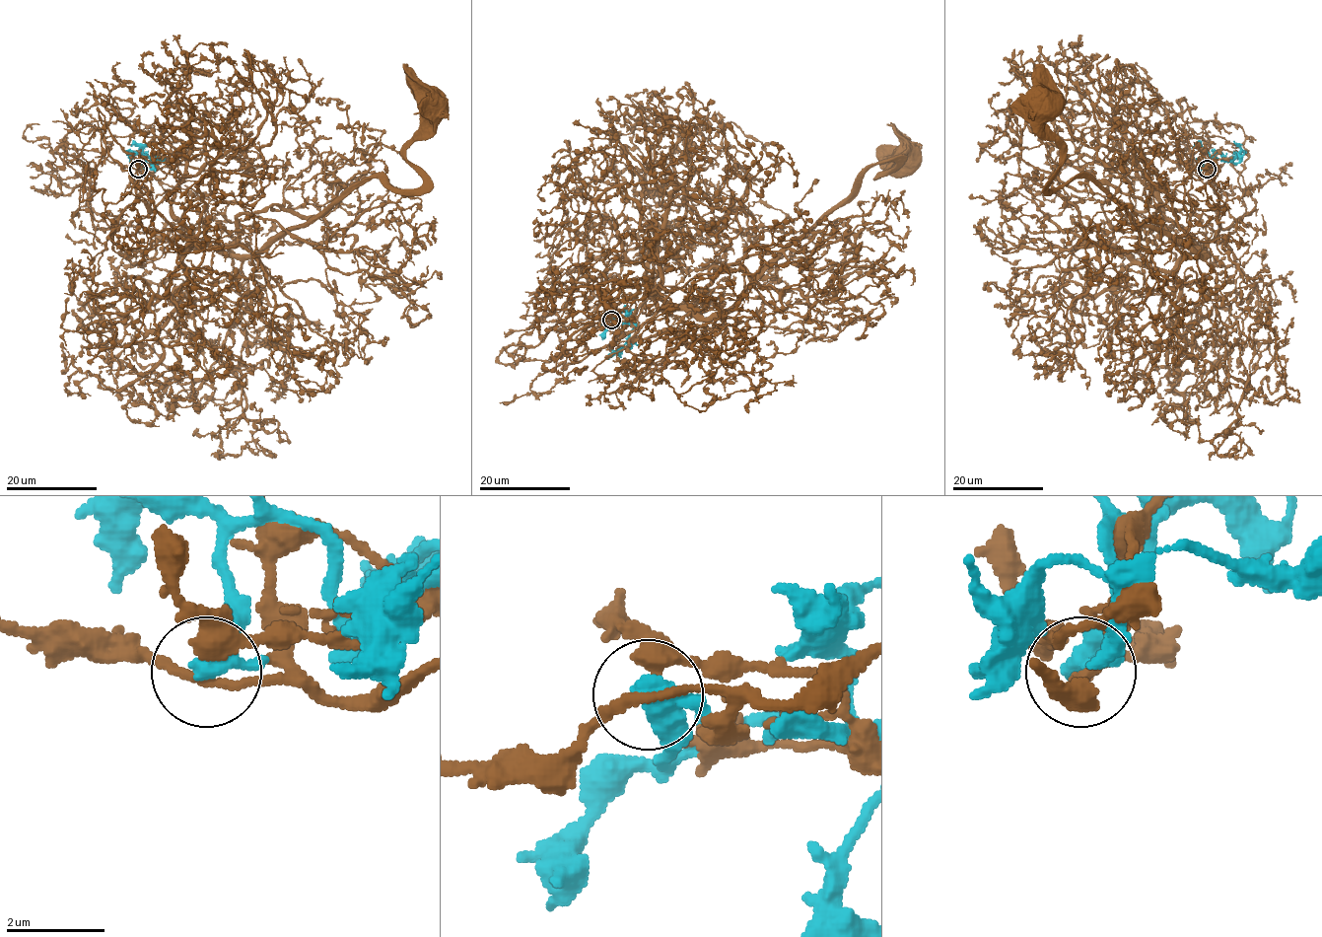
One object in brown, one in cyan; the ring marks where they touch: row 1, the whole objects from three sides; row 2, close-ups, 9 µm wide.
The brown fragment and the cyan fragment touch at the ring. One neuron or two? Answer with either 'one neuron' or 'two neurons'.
two neurons

